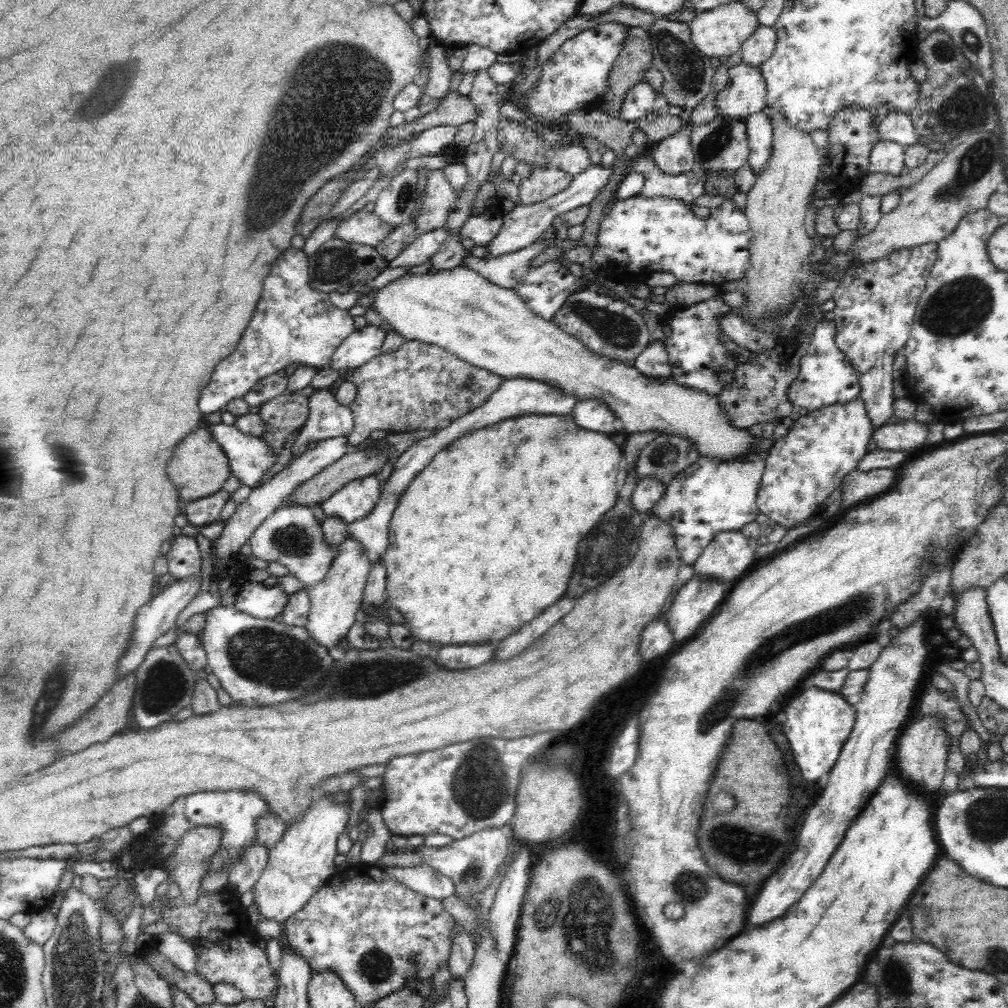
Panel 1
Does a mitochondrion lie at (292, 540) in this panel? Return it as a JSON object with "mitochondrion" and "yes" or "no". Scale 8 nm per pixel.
{"mitochondrion":"yes"}

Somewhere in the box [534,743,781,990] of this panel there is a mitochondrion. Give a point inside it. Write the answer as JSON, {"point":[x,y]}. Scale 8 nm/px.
{"point":[584,914]}

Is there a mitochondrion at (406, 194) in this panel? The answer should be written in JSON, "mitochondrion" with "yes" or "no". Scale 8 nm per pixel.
{"mitochondrion":"yes"}

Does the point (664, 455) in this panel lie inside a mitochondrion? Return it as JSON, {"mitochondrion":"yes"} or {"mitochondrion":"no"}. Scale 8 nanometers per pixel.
{"mitochondrion":"yes"}

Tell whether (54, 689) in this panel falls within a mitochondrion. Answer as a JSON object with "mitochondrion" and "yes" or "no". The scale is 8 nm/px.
{"mitochondrion":"yes"}

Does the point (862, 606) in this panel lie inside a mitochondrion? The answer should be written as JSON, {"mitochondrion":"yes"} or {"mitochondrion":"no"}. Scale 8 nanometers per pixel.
{"mitochondrion":"yes"}

